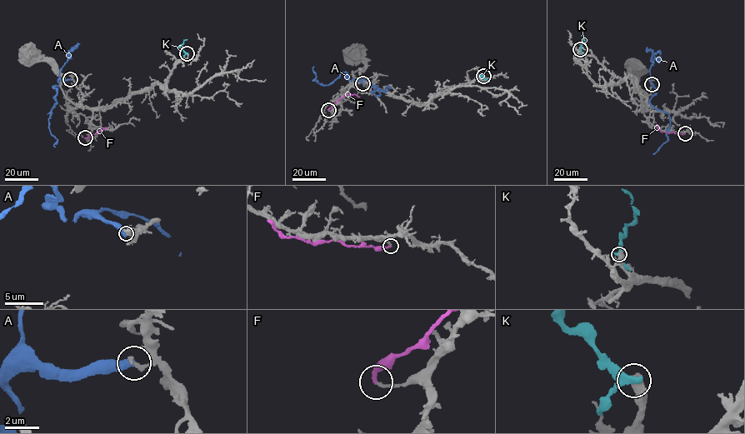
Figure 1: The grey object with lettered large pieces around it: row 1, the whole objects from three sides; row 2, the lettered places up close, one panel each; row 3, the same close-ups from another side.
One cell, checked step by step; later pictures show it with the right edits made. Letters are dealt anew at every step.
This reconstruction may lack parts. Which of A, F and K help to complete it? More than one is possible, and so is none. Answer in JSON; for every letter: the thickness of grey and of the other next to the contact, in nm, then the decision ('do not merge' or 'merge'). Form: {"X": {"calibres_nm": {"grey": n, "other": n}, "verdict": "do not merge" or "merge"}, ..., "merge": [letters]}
{"A": {"calibres_nm": {"grey": 240, "other": 550}, "verdict": "do not merge"}, "F": {"calibres_nm": {"grey": 180, "other": 280}, "verdict": "do not merge"}, "K": {"calibres_nm": {"grey": 600, "other": 300}, "verdict": "do not merge"}, "merge": []}

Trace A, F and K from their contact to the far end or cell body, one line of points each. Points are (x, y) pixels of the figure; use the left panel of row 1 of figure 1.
A: (71, 79), (57, 81), (59, 86), (54, 87), (57, 102), (48, 119), (49, 131), (57, 140), (55, 147)
F: (85, 137), (107, 127)
K: (187, 53), (180, 46), (187, 39)

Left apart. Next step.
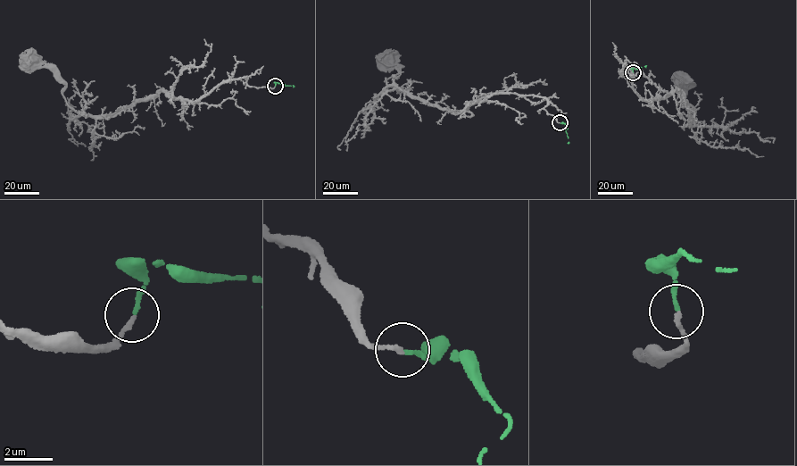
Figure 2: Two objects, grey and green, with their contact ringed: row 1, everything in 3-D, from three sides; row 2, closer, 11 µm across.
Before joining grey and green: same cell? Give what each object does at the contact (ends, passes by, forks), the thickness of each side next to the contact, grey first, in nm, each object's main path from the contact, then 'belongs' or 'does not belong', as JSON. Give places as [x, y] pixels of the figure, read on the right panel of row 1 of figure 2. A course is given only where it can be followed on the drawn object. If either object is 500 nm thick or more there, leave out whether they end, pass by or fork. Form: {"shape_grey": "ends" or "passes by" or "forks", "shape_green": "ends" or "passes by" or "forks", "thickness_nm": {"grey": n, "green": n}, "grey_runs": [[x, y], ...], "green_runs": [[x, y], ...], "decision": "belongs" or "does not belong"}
{"shape_grey": "ends", "shape_green": "ends", "thickness_nm": {"grey": 170, "green": 150}, "grey_runs": [[633, 72], [630, 78], [622, 73], [645, 100], [682, 91], [693, 127], [693, 109], [680, 95], [682, 81]], "green_runs": [[633, 72], [631, 69], [646, 65]], "decision": "belongs"}

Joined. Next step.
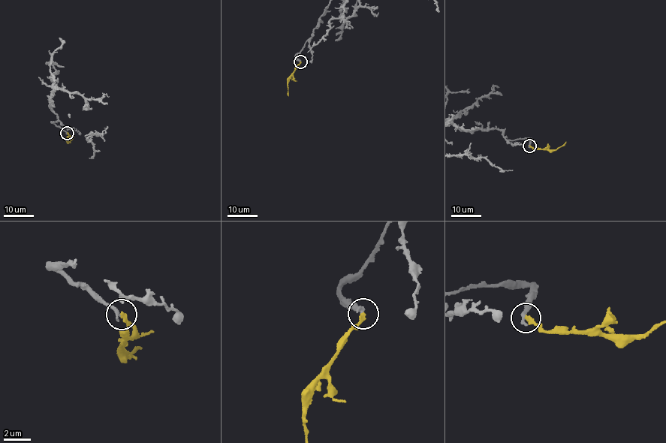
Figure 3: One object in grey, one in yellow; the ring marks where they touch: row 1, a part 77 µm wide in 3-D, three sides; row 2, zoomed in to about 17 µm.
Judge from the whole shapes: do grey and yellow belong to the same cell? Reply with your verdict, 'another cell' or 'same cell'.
same cell

